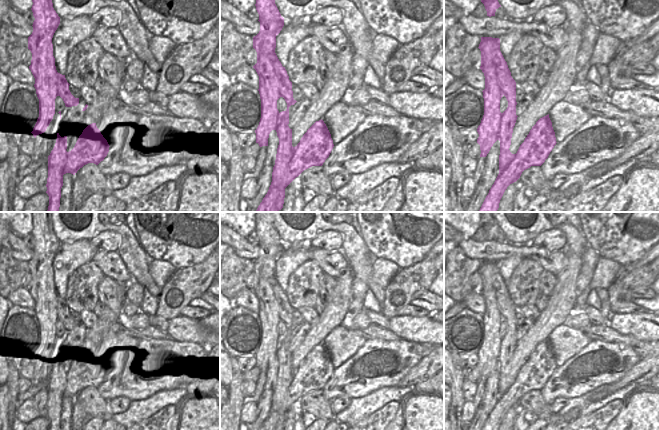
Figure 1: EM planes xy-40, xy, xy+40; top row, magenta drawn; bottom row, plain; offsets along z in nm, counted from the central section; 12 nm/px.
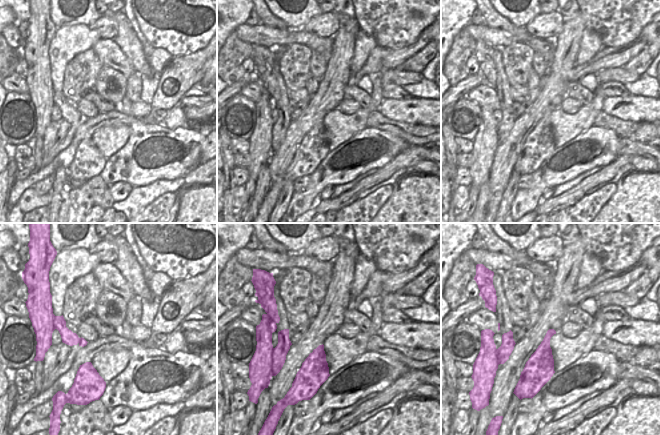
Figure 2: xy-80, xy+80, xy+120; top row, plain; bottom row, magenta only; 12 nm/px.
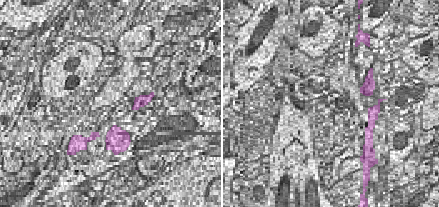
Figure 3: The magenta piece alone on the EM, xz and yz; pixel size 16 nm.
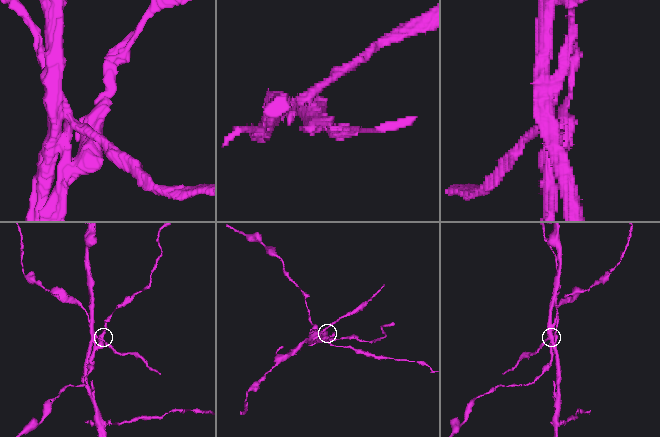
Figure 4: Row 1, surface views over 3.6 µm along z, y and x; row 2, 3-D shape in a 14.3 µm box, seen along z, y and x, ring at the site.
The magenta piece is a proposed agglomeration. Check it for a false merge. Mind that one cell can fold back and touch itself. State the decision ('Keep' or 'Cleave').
Cleave.

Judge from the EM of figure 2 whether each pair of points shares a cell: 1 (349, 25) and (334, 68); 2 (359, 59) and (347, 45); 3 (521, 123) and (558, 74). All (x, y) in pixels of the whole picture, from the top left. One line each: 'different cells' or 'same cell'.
1: different cells
2: different cells
3: same cell

